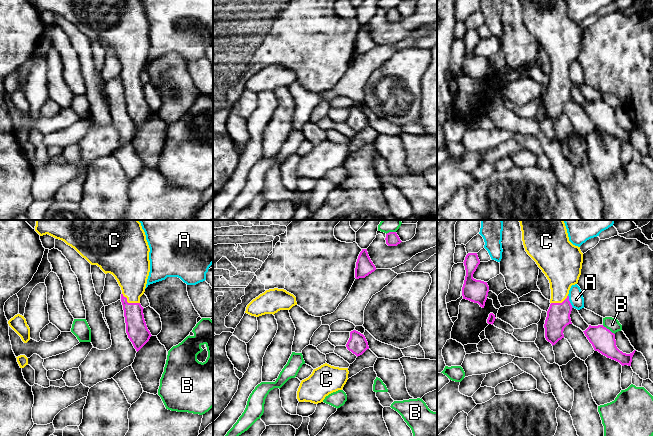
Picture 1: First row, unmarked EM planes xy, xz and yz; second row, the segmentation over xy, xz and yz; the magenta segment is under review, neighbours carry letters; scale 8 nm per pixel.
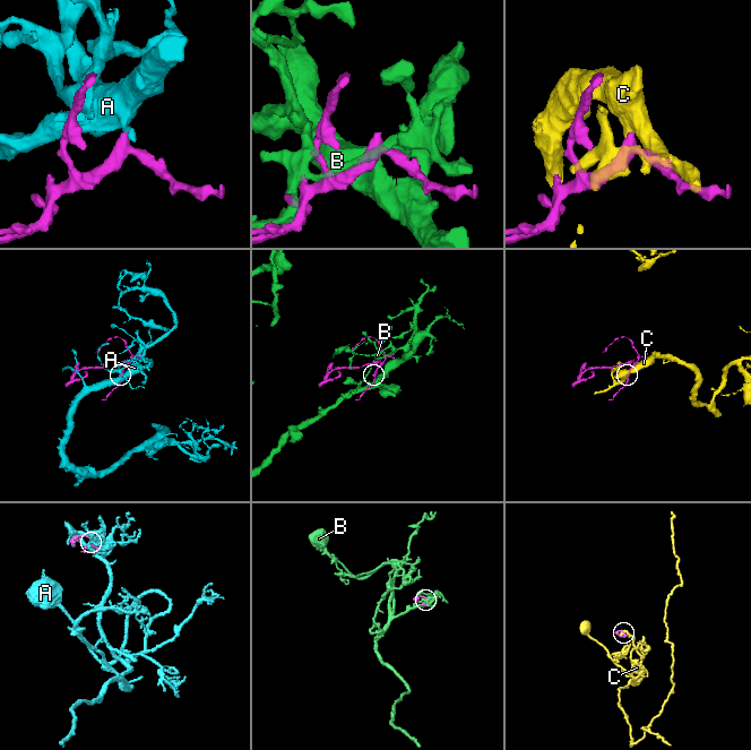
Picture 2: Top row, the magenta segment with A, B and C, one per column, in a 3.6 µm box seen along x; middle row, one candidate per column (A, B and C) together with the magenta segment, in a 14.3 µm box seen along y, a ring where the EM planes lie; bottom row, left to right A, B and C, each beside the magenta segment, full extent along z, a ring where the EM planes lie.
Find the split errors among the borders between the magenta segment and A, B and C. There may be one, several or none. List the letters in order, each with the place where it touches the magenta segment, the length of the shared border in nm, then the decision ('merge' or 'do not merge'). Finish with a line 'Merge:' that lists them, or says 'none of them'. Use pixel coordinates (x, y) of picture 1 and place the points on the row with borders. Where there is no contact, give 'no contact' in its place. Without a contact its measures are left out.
A: yz (569, 301) | 110 nm | do not merge
B: yz (608, 329) | 130 nm | do not merge
C: xy (129, 303) | 170 nm | merge
Merge: C

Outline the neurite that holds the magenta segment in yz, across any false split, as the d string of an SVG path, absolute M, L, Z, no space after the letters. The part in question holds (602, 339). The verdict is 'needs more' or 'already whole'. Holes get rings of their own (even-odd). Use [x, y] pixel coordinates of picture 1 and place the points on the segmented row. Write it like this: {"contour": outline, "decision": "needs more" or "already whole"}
{"contour": "M603 325L591 326L583 331L595 351L619 362L622 366L631 366L632 357L636 350L630 354L623 353L616 346L615 334Z", "decision": "already whole"}

